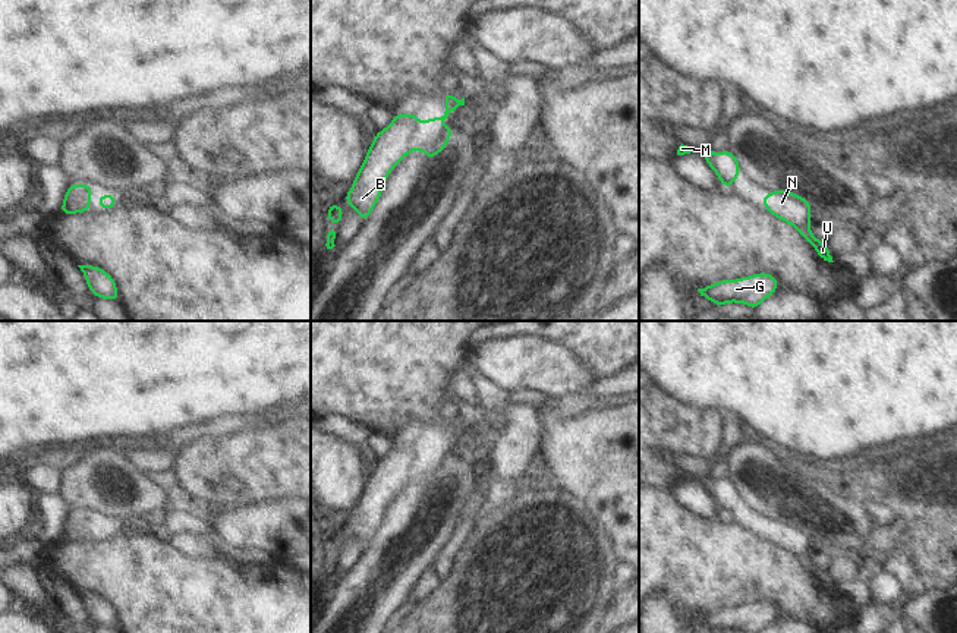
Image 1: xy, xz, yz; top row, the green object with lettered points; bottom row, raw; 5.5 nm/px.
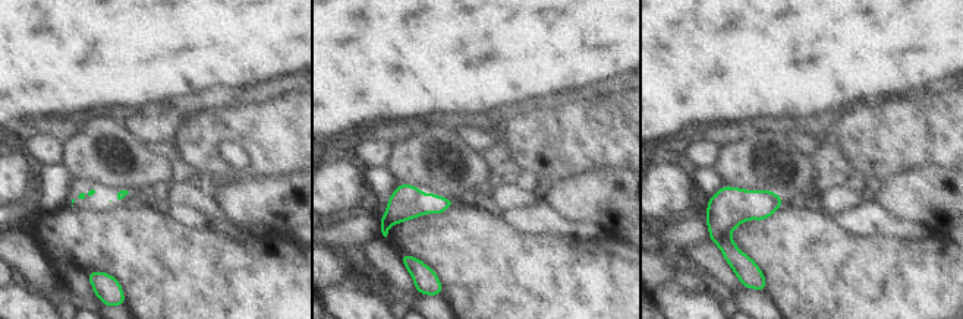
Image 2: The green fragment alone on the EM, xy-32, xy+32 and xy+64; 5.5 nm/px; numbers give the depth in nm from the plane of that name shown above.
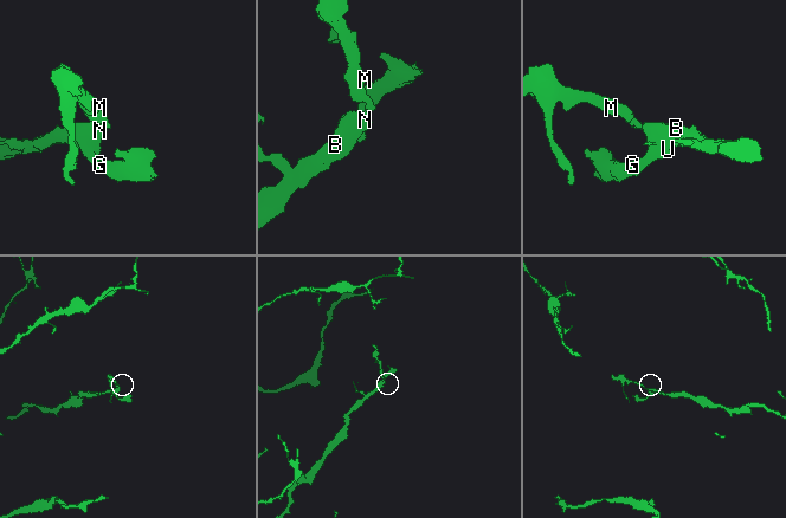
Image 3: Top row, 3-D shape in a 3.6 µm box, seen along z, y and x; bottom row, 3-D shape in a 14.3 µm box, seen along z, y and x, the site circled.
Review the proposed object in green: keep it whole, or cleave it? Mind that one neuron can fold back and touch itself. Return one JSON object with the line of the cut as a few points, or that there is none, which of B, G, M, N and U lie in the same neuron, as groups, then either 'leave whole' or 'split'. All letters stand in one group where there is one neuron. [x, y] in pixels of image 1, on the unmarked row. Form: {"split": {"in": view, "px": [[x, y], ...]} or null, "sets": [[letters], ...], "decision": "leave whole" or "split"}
{"split": null, "sets": [["B", "G", "M", "N", "U"]], "decision": "leave whole"}

